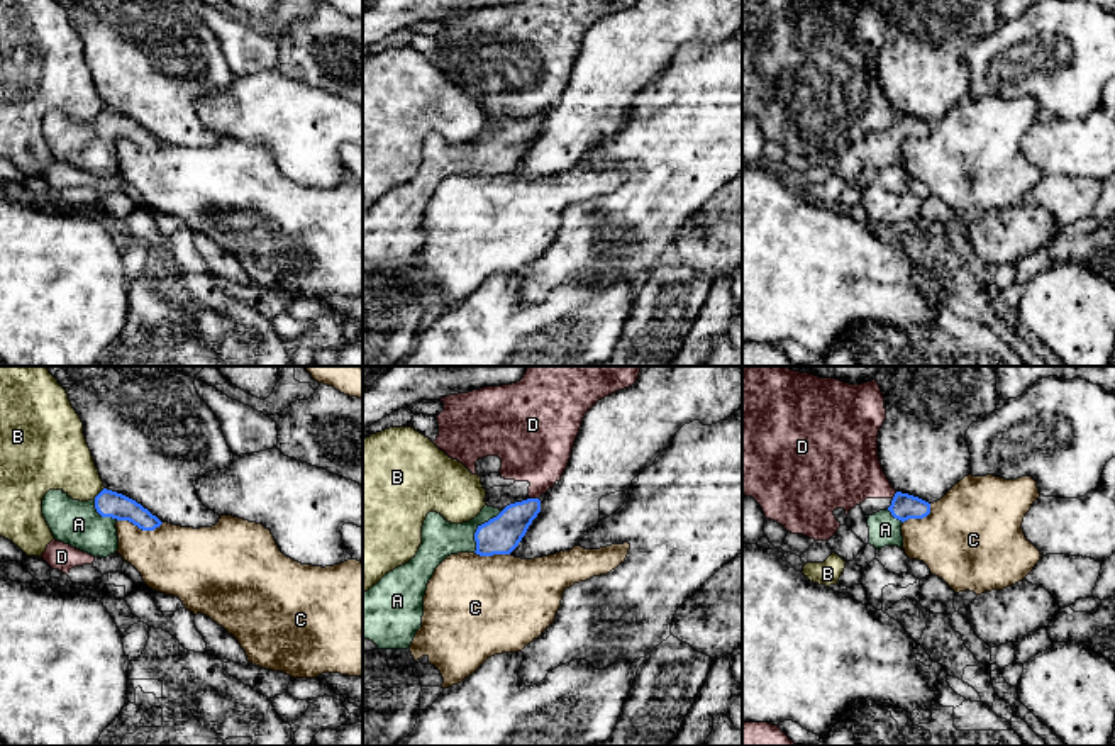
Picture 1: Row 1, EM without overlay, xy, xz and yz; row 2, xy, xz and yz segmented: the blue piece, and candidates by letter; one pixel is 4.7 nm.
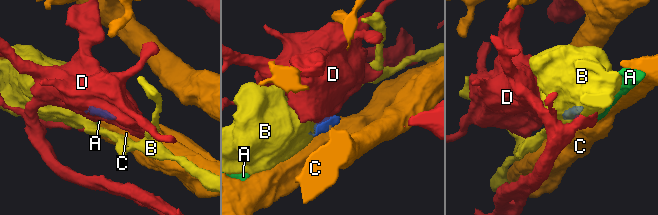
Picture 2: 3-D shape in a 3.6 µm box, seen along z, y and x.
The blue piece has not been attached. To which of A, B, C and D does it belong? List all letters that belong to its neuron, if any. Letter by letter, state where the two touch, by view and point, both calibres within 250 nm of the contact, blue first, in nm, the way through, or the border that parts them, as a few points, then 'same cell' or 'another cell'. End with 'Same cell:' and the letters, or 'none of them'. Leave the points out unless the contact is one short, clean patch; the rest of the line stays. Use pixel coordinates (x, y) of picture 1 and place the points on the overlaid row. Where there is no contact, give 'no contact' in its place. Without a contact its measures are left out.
A: contact xz (478, 528); calibres 180 and 180 nm; way xz (500, 534), (478, 528), (468, 538), (439, 538); same cell
B: contact xy (99, 494); calibres 130 and 300 nm; border xy (104, 487), (94, 499); another cell
C: contact xy (141, 528); calibres 130 and 340 nm; another cell
D: contact xz (534, 499); calibres 180 and 340 nm; border xz (531, 497), (538, 499); another cell
Same cell: A

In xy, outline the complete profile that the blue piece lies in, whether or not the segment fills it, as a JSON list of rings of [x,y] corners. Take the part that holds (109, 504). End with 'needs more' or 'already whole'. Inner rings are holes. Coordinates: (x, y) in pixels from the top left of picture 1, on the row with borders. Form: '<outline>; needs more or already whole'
[[[107,488],[88,502],[73,500],[63,490],[49,490],[42,498],[42,515],[56,541],[95,558],[117,553],[119,521],[129,521],[142,531],[163,524],[136,500]]]; needs more

